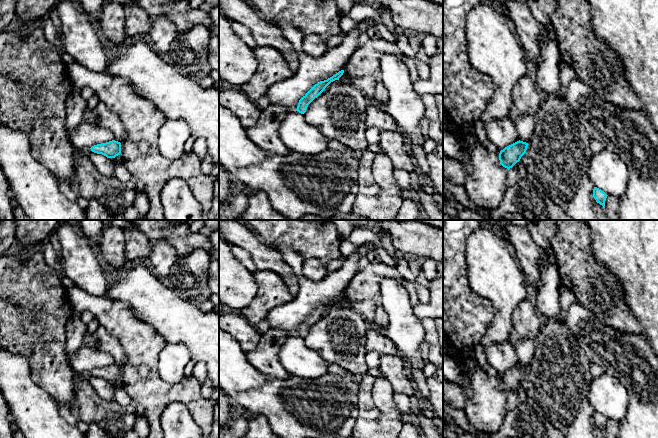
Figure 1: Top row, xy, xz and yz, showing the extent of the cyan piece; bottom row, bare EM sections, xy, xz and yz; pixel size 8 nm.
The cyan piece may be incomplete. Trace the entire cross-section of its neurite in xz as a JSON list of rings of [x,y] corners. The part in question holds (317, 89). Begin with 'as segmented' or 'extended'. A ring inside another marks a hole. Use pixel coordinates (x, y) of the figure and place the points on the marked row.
as segmented; [[[344,70],[339,71],[332,77],[328,78],[327,80],[320,81],[315,84],[300,100],[297,106],[296,111],[301,114],[304,114],[307,110],[308,105],[317,98],[325,88],[333,81],[339,80],[339,78],[343,75]]]

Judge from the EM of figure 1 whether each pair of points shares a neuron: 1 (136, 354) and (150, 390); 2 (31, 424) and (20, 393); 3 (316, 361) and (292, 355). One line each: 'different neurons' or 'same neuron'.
1: same neuron
2: same neuron
3: same neuron

